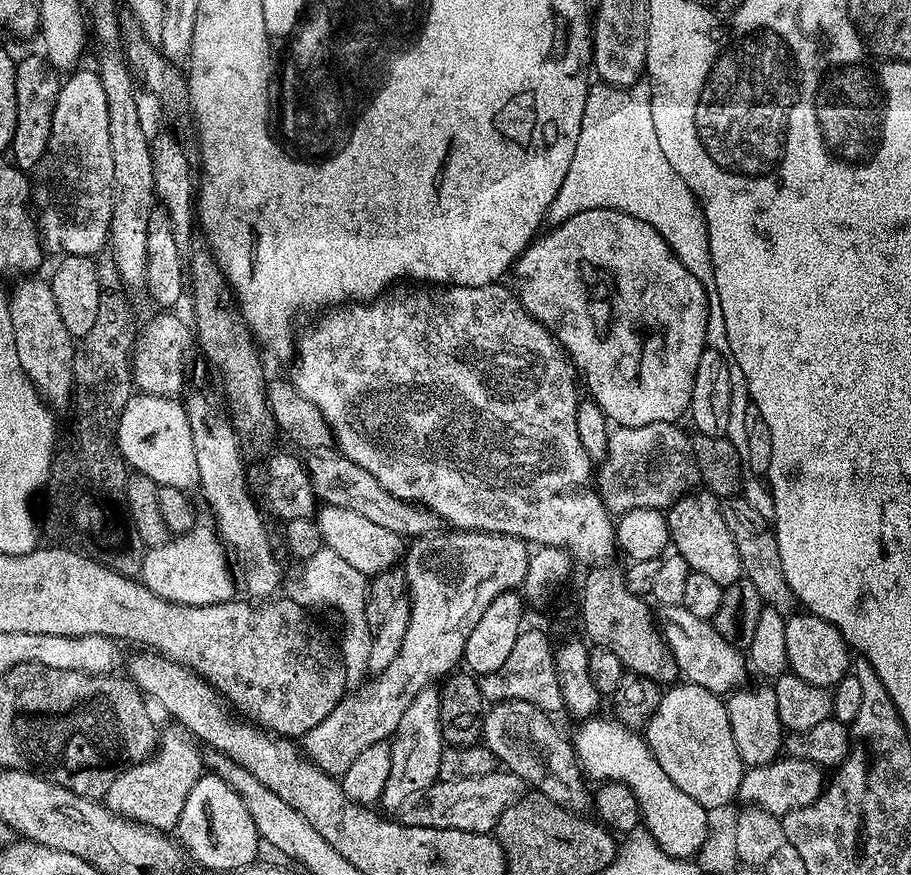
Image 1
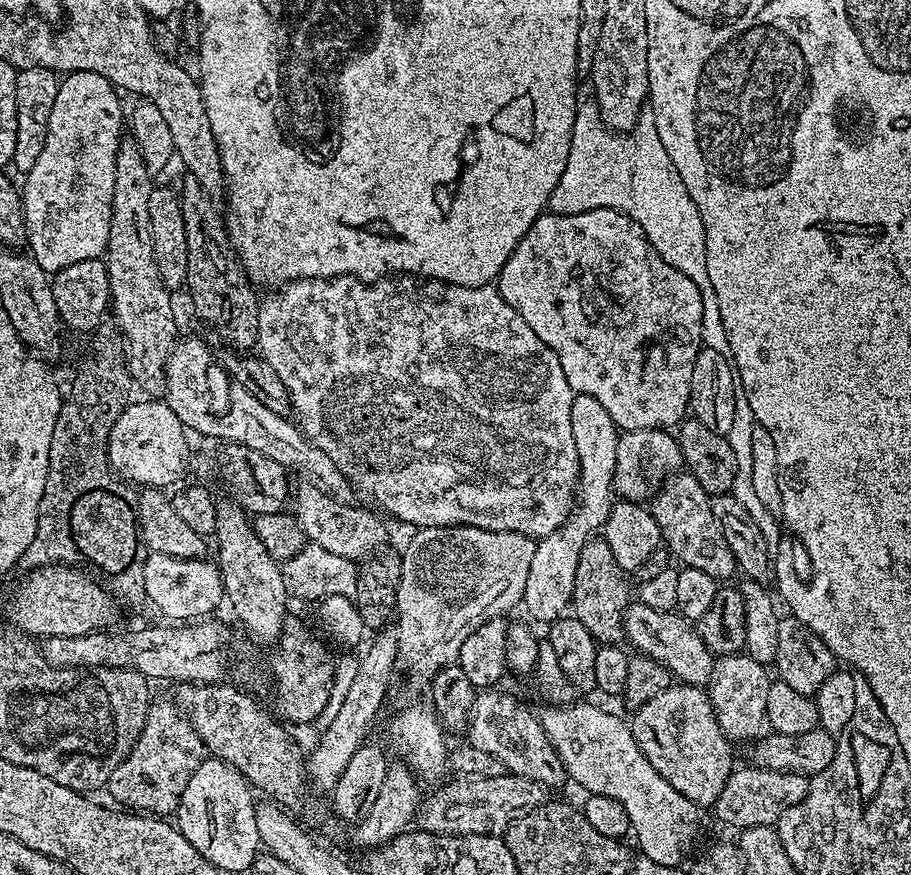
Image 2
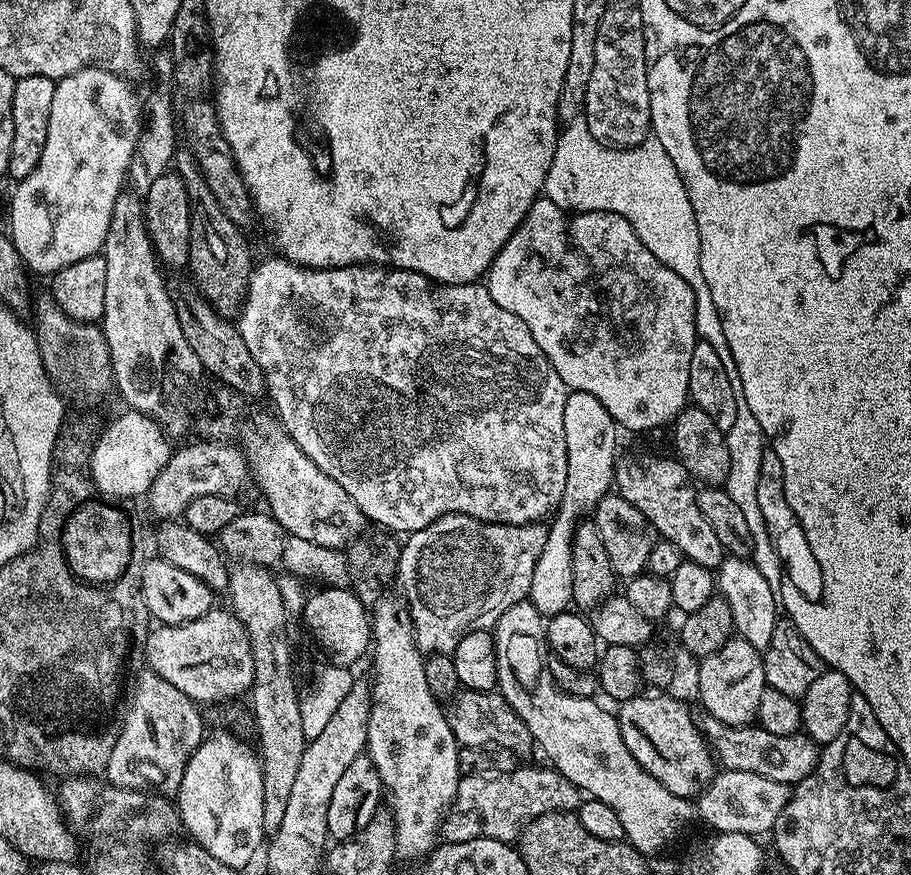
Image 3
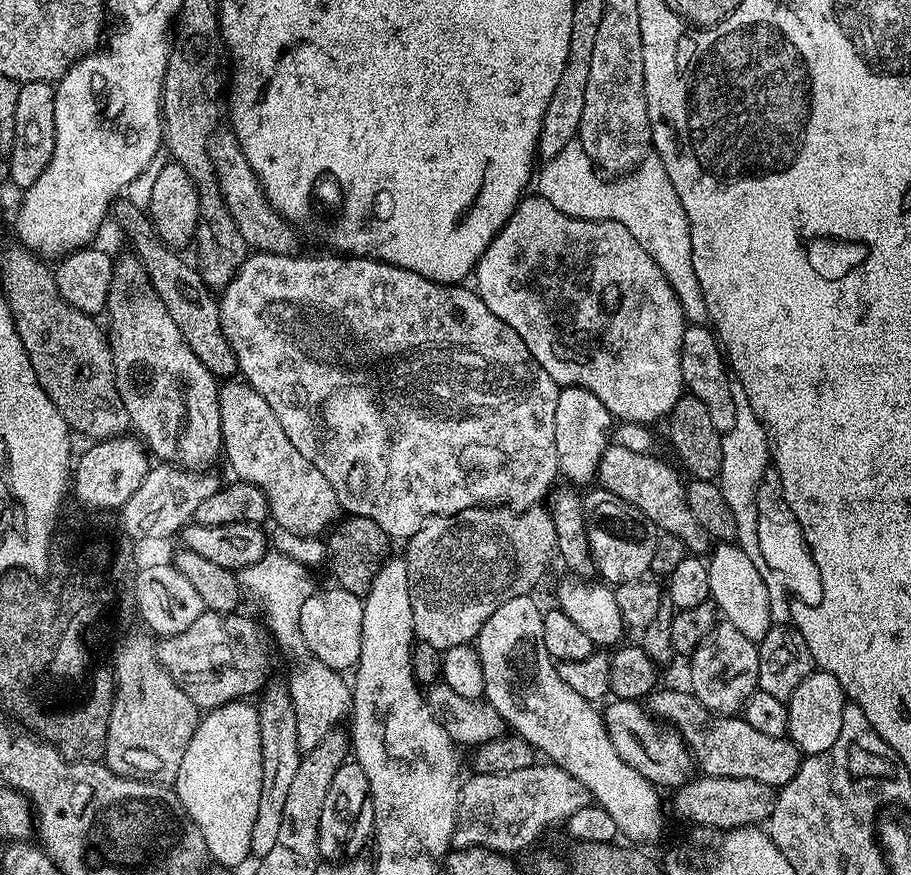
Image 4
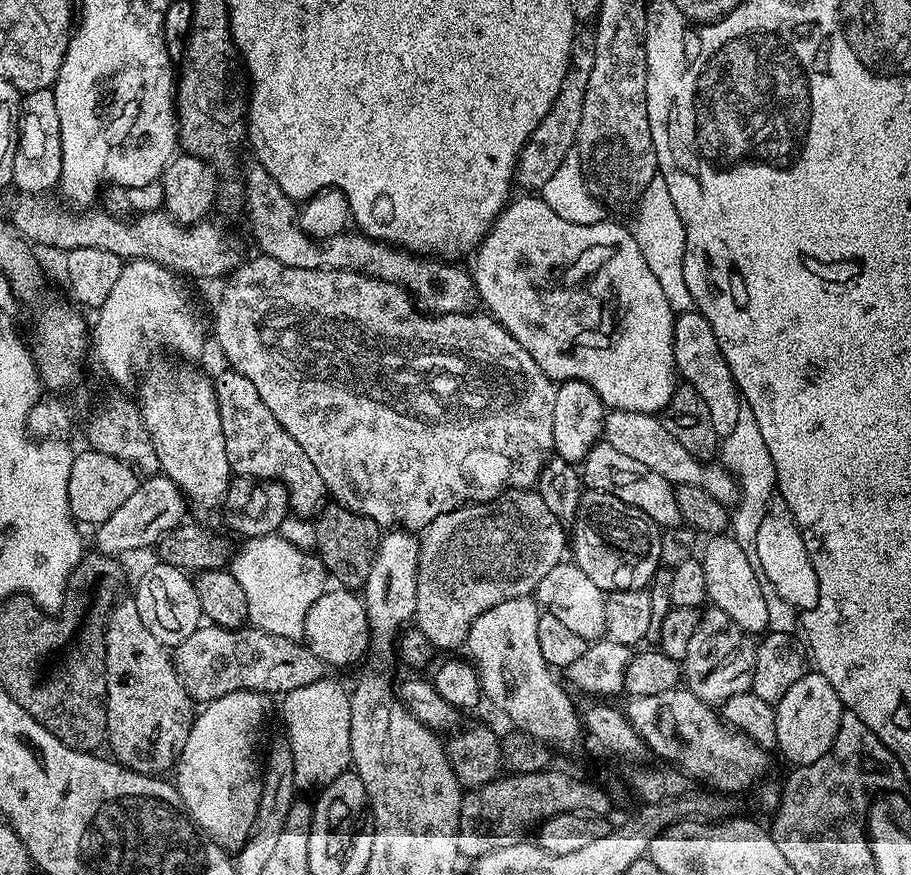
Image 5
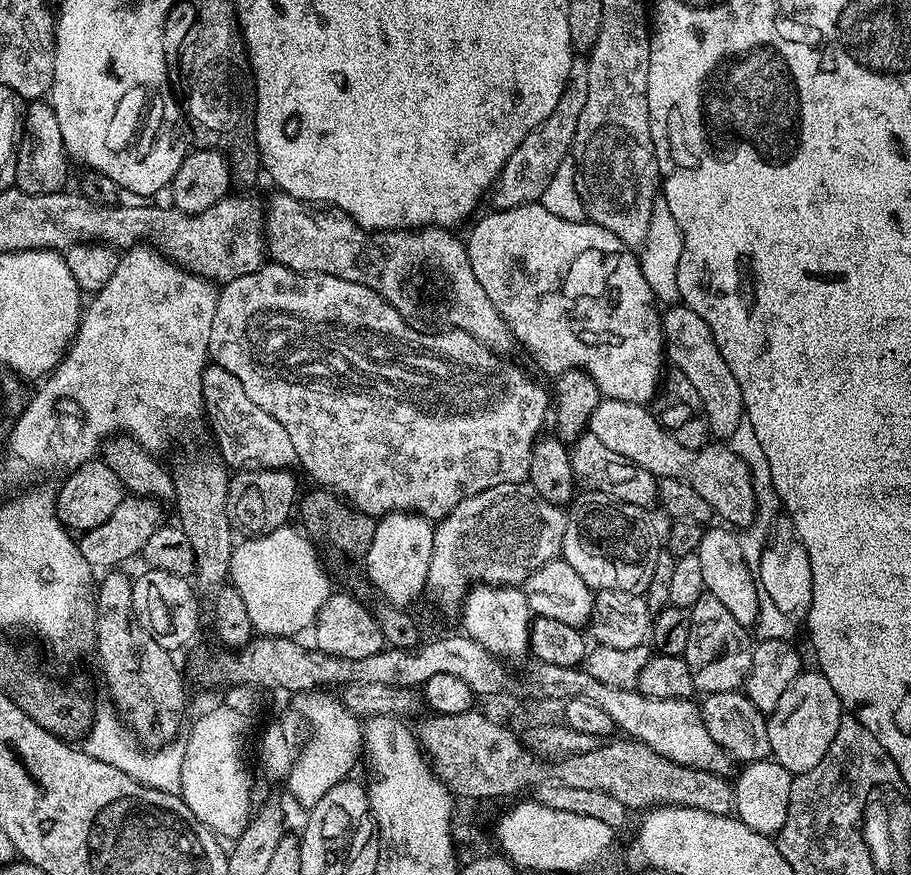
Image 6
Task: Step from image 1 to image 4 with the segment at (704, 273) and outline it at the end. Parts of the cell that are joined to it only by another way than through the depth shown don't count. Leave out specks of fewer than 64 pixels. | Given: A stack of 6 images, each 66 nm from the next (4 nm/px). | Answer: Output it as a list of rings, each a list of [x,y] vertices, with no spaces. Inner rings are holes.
[[[574,139],[566,146],[562,146],[562,154],[547,161],[543,167],[541,172],[539,169],[534,180],[534,188],[539,196],[546,198],[550,206],[562,210],[562,214],[567,216],[573,216],[579,220],[613,220],[626,226],[630,234],[634,234],[638,246],[642,246],[642,250],[646,250],[646,254],[650,254],[650,258],[658,262],[658,270],[662,270],[662,274],[666,274],[666,278],[674,286],[685,317],[698,324],[709,323],[706,298],[702,294],[702,286],[698,284],[698,274],[694,274],[692,247],[690,246],[690,222],[678,198],[678,190],[674,190],[674,182],[670,182],[670,174],[666,174],[666,166],[659,156],[650,154],[641,164],[632,169],[630,174],[621,175],[619,178],[608,178],[612,180],[603,180],[600,177],[603,175],[598,171],[594,161],[589,158],[584,145],[579,139]]]

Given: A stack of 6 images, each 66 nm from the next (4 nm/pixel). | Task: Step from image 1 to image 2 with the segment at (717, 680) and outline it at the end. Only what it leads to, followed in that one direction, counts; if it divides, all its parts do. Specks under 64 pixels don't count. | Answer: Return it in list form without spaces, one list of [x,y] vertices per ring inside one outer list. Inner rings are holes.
[[[639,602],[629,603],[624,614],[624,635],[637,653],[654,658],[672,671],[681,684],[704,686],[714,675],[714,654],[702,642],[695,627],[675,611],[659,612]]]

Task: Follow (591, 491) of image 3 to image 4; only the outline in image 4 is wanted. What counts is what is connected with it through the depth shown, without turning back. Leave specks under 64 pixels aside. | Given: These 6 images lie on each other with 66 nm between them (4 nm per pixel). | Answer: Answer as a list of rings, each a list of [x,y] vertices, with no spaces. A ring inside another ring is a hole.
[[[561,387],[554,412],[555,446],[560,473],[571,485],[581,486],[595,481],[602,454],[611,441],[613,428],[613,416],[590,390],[584,387]]]

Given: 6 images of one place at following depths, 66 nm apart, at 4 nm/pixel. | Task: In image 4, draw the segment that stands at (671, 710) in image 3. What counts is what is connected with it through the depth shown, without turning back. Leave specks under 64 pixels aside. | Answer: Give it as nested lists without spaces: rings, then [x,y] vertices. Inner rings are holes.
[[[613,699],[611,703],[608,709],[603,709],[602,715],[610,742],[623,762],[629,763],[638,774],[660,790],[675,790],[693,779],[692,752],[679,732],[668,726],[662,727],[661,721],[643,703],[617,699]]]

